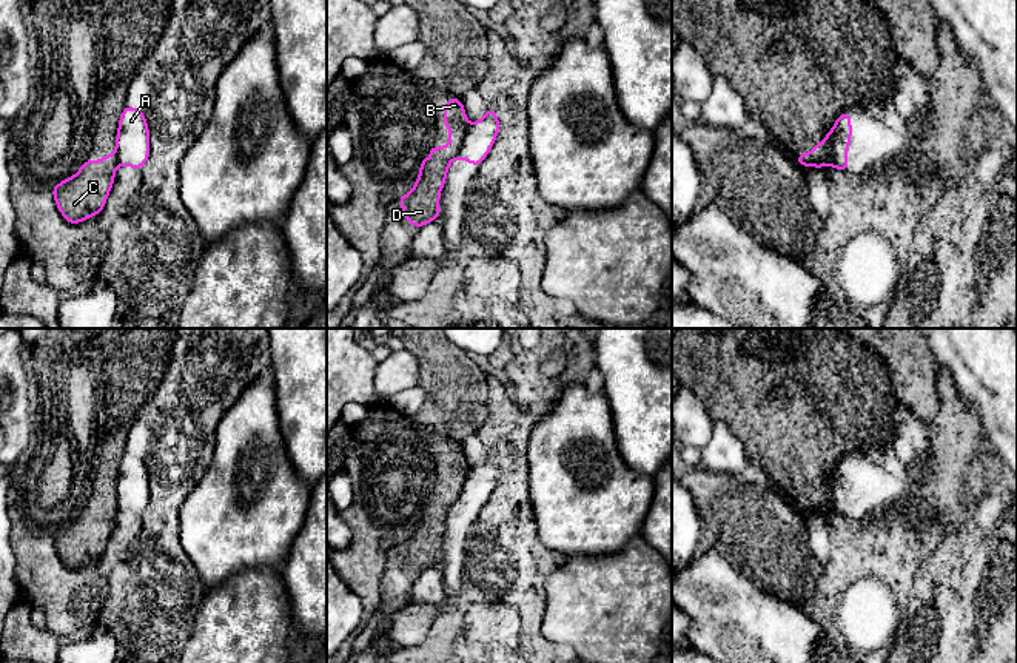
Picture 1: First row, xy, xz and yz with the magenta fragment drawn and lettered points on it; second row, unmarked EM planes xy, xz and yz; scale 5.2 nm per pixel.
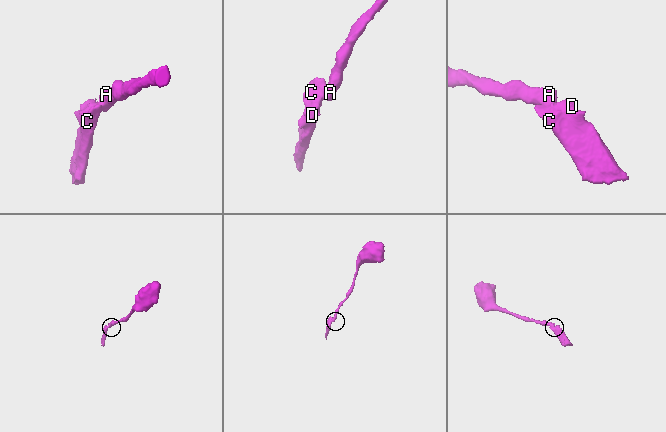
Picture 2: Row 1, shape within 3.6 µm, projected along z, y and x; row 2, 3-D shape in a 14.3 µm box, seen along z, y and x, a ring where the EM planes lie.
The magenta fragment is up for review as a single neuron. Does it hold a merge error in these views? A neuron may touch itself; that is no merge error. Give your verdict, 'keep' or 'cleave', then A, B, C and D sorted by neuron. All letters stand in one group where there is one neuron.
cleave | A / B C D

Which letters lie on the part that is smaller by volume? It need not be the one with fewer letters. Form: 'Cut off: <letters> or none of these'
Cut off: B, C, D

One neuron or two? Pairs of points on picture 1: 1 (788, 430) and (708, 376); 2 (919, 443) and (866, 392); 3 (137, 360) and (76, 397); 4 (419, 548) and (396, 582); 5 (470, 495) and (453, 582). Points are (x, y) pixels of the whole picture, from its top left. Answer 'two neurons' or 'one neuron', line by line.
1: one neuron
2: two neurons
3: one neuron
4: one neuron
5: one neuron

